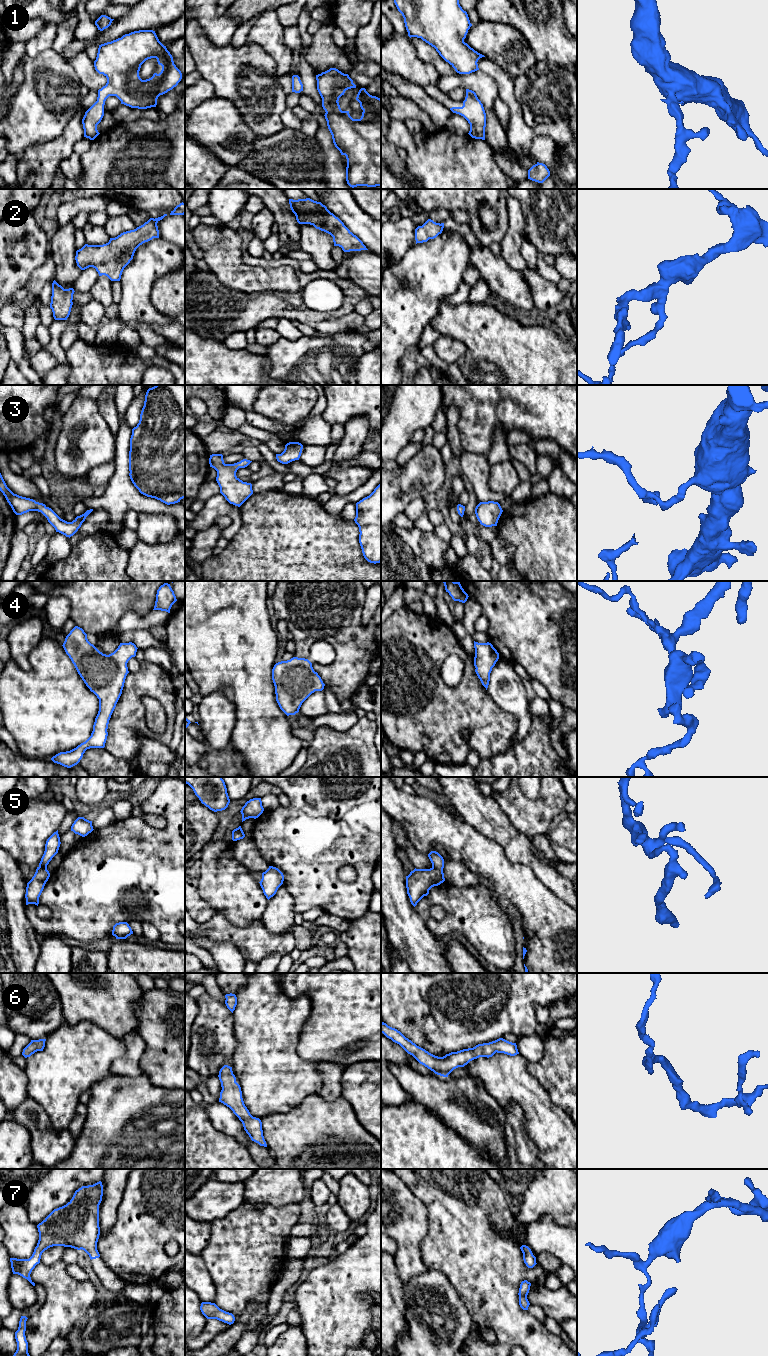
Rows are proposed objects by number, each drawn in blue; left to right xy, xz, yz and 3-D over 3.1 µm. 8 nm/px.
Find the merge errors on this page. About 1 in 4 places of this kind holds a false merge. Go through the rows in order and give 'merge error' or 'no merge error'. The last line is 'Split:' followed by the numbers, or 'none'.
1: no merge error
2: no merge error
3: no merge error
4: no merge error
5: no merge error
6: no merge error
7: no merge error
Split: none

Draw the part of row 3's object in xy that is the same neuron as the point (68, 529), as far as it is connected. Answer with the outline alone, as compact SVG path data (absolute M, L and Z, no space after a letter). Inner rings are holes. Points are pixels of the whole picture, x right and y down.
M1 473L0 491L3 493L16 515L22 515L29 511L41 512L47 518L48 522L55 528L56 532L59 532L69 538L78 531L86 517L93 511L93 509L87 510L84 514L77 516L72 522L67 522L61 519L51 508L47 507L45 504L14 494L7 487Z

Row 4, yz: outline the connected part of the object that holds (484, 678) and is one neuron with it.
M474 641L474 648L474 666L476 668L475 672L482 685L487 690L490 681L490 673L499 659L499 653L489 642L478 643Z

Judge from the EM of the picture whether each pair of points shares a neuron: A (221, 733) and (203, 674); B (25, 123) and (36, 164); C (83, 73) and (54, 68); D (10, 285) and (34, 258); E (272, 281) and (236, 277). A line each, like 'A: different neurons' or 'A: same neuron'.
A: different neurons
B: different neurons
C: different neurons
D: same neuron
E: same neuron

